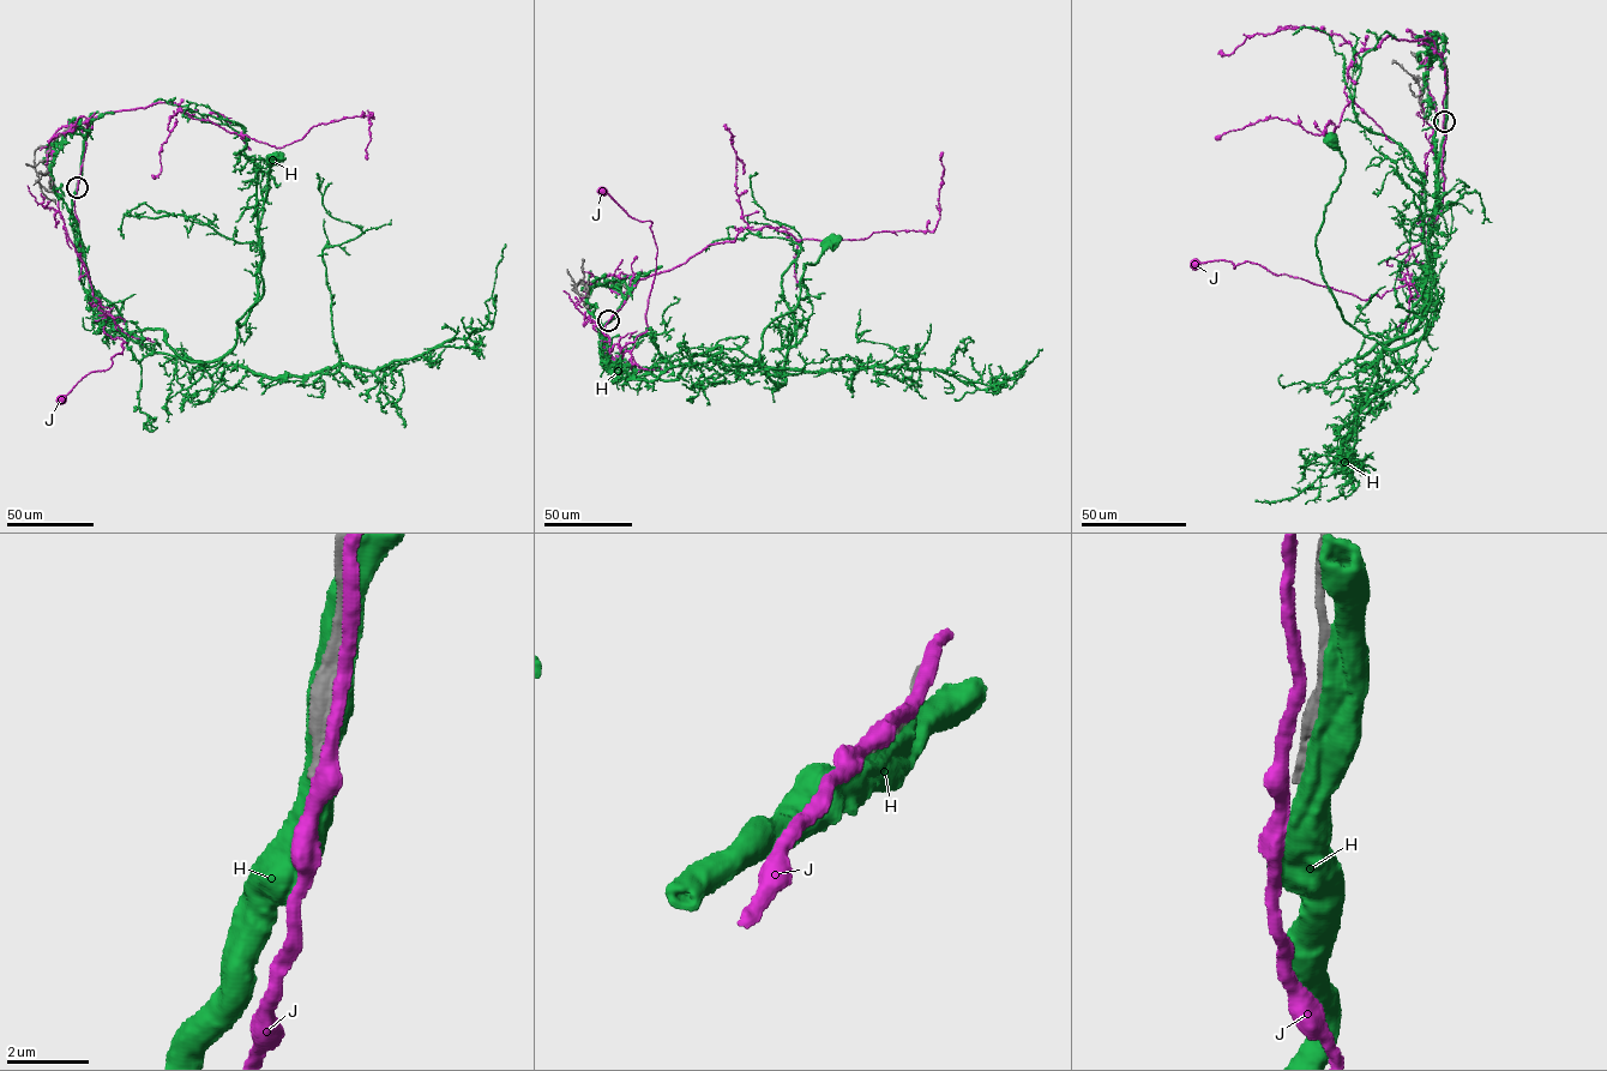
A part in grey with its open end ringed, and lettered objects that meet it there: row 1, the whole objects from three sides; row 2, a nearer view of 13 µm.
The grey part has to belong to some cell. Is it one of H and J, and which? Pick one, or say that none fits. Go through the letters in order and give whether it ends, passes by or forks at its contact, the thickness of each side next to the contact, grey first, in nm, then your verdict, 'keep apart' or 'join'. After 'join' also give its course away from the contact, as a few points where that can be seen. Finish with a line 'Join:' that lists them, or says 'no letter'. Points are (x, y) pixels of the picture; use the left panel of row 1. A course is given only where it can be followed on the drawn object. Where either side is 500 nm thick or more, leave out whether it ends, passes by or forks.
H: 380 nm thick on the grey side, 600 nm on the other; keep apart
J: it passes by; 200 nm thick on the grey side, 420 nm on the other; keep apart
Join: no letter

